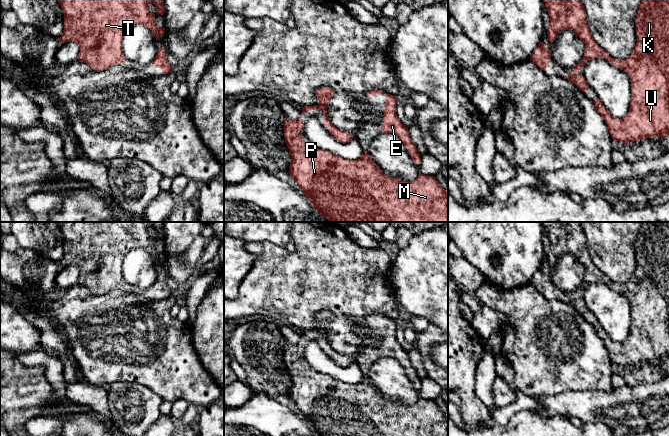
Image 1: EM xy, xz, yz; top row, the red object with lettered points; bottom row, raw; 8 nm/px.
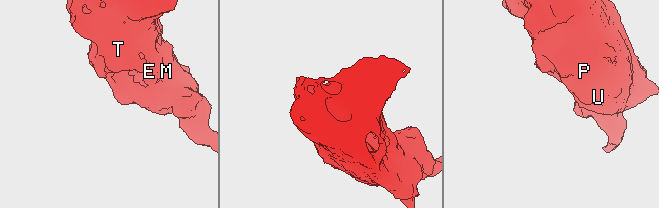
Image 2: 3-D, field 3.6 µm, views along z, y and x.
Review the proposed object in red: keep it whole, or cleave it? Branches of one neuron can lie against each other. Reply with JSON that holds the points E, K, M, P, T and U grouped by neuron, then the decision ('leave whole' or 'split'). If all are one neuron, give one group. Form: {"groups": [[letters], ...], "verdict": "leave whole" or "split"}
{"groups": [["E", "K", "M", "P", "T", "U"]], "verdict": "leave whole"}

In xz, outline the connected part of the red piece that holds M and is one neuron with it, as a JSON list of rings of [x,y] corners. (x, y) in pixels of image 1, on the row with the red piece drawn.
[[[302,118],[284,121],[284,138],[291,163],[289,174],[295,179],[313,207],[329,222],[448,222],[448,191],[434,176],[419,174],[412,182],[385,175],[365,150],[358,160],[341,158],[332,152],[318,149],[301,136]]]

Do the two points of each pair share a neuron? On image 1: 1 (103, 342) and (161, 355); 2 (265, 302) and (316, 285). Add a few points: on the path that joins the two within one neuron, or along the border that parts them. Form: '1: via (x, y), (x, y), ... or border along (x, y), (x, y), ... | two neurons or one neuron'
1: via (117, 342), (141, 342), (147, 346) | one neuron
2: via (278, 289), (281, 286), (303, 285) | one neuron

